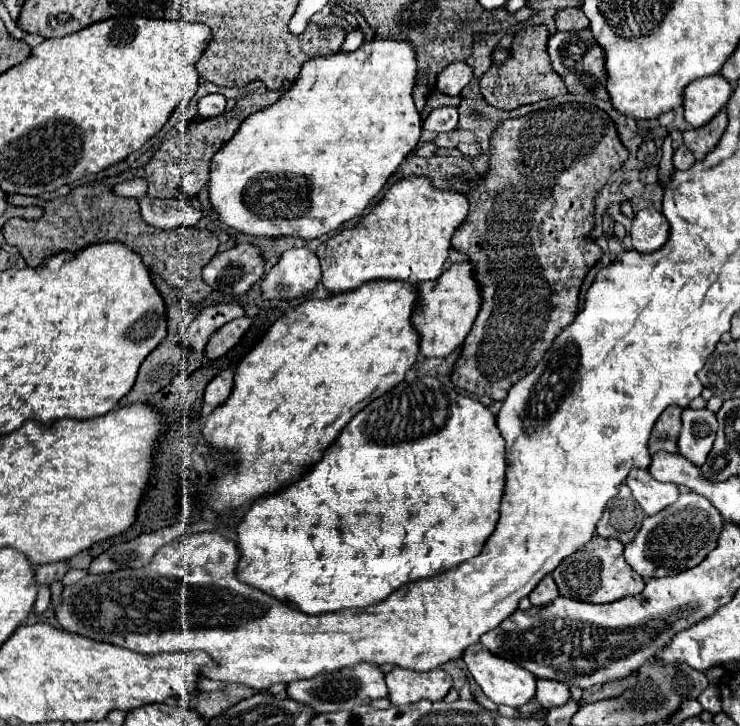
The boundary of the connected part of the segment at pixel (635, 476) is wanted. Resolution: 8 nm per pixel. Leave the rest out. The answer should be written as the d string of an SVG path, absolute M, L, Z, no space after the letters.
M631 470L625 484L631 488L633 498L641 504L647 516L661 512L665 506L673 504L679 498L679 490L675 484L655 480L649 470Z

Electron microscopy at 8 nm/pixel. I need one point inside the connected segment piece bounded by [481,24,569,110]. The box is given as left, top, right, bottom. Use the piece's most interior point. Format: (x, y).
(527, 77)

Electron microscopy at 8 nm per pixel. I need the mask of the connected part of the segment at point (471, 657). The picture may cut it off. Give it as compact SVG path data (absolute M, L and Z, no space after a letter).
M473 644L471 648L465 650L463 654L463 660L467 664L467 670L469 674L475 678L475 682L481 686L481 690L485 692L485 696L489 700L493 700L495 704L505 704L505 706L523 706L527 704L529 700L535 698L535 682L537 678L531 676L531 672L527 672L525 668L505 660L505 658L499 658L499 656L493 656L489 650L485 650L481 644Z

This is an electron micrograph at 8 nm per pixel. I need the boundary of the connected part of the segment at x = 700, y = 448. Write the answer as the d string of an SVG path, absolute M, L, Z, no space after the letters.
M683 408L681 414L681 434L679 434L679 454L701 466L707 460L707 454L713 448L713 440L717 434L717 418L715 412L701 408Z

